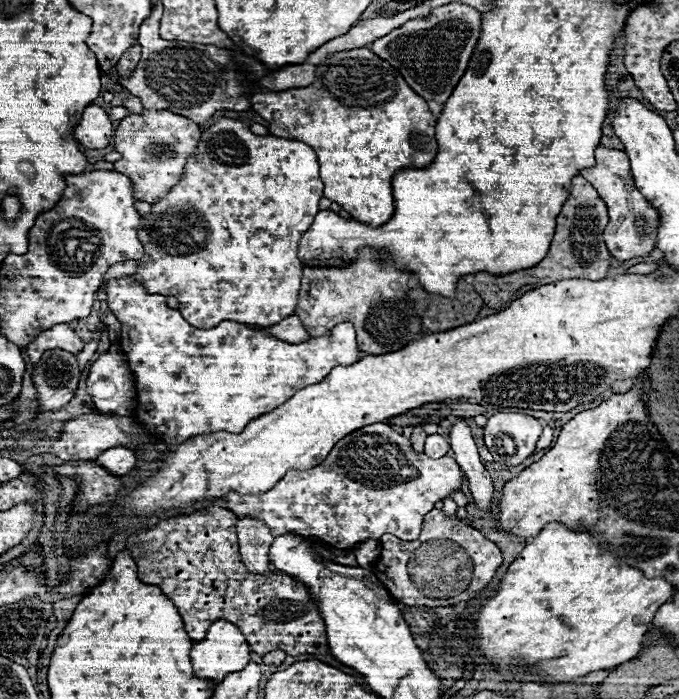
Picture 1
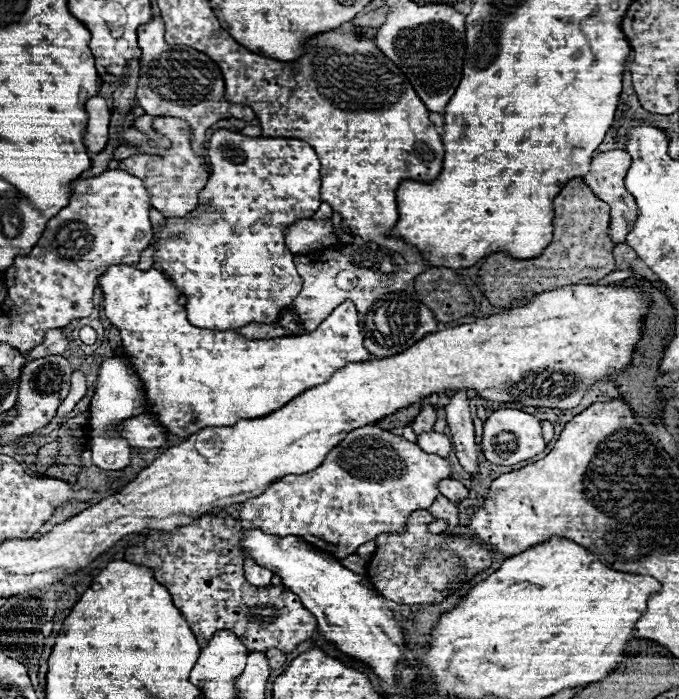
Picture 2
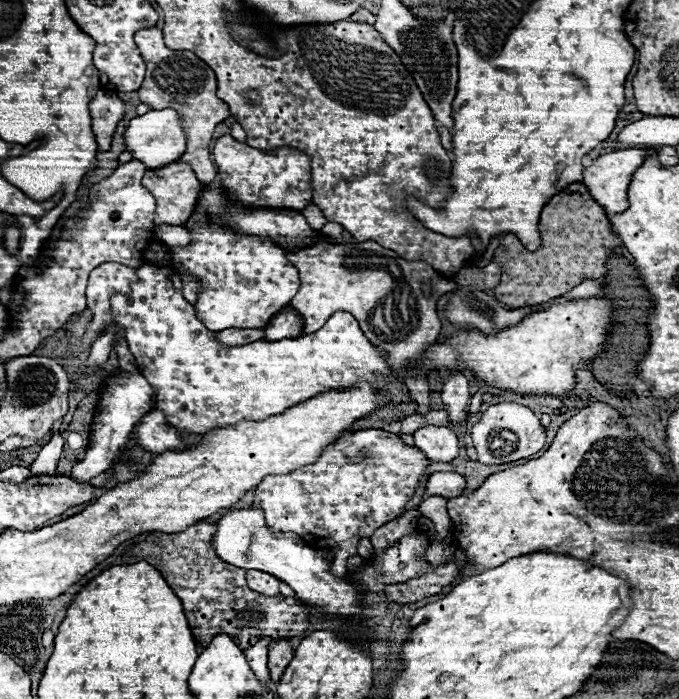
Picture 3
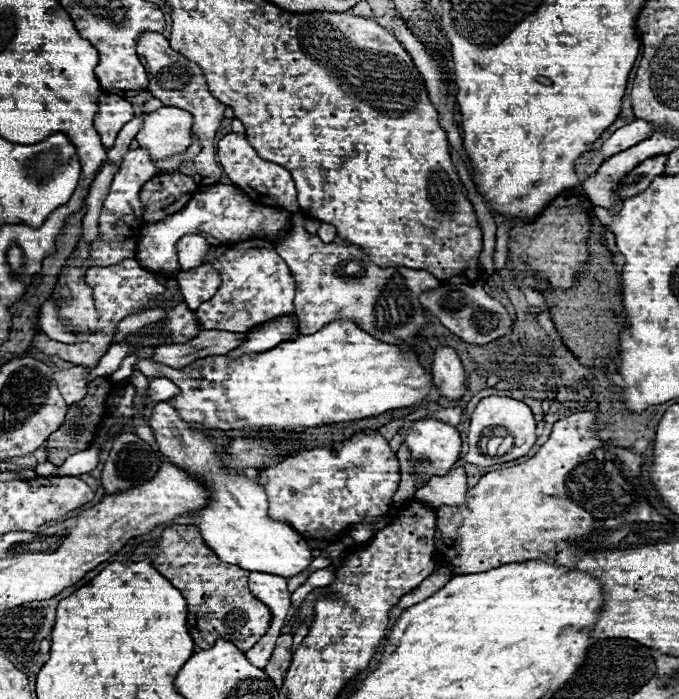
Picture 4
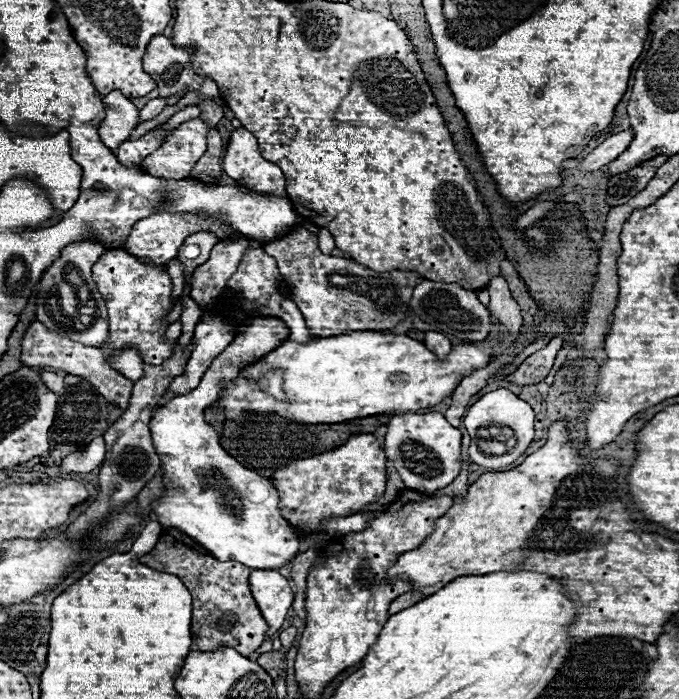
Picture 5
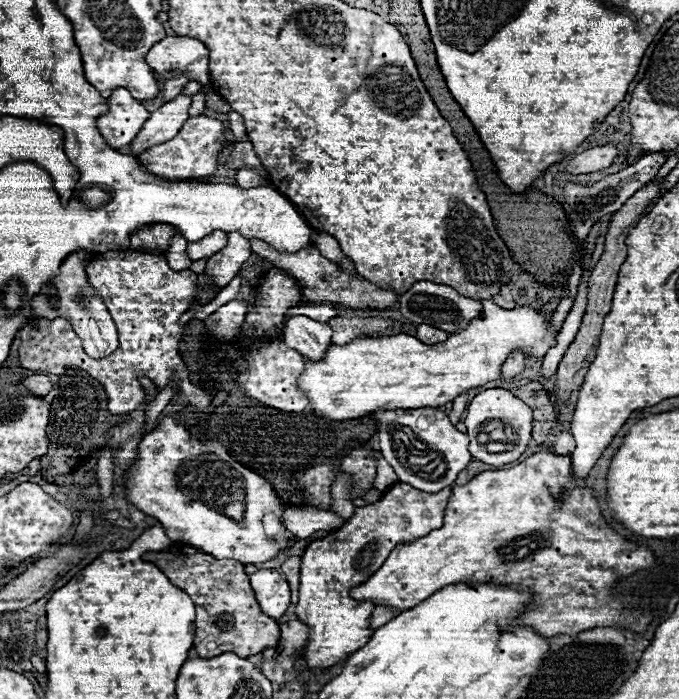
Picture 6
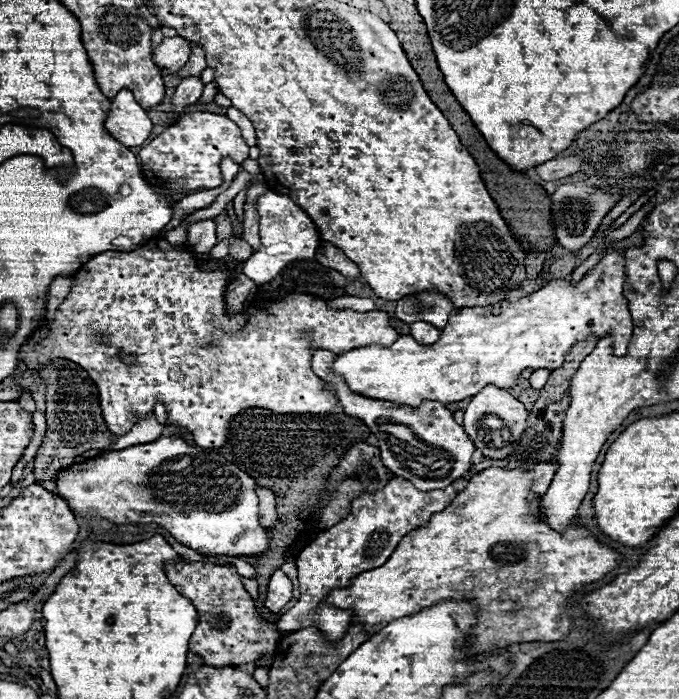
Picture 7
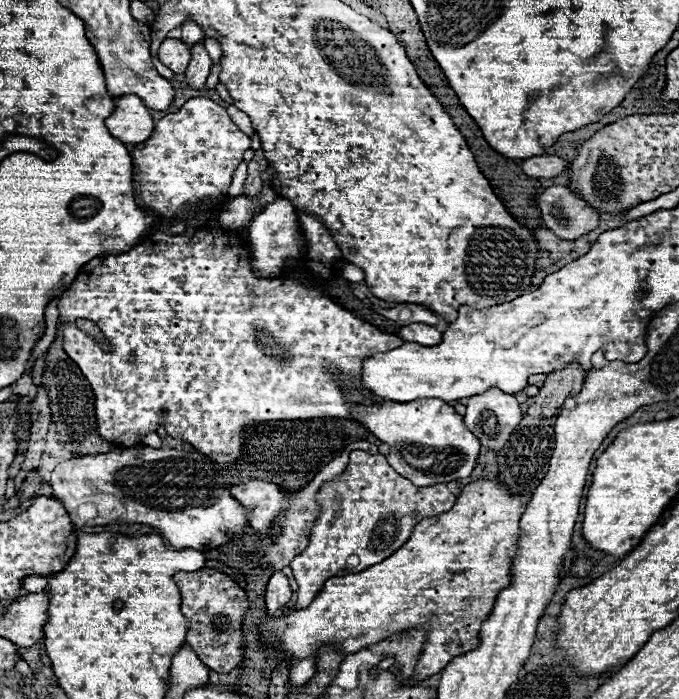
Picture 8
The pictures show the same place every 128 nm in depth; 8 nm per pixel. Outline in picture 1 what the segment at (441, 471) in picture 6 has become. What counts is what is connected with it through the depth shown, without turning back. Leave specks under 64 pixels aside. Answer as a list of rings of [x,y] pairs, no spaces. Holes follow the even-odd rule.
[[[430,434],[426,438],[426,448],[424,448],[424,454],[430,456],[430,458],[440,458],[440,456],[446,456],[450,450],[450,444],[444,436],[440,434]]]

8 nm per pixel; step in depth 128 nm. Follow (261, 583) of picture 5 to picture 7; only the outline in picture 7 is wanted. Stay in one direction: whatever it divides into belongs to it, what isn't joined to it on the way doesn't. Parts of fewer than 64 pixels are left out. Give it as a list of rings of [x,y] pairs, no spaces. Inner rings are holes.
[[[225,556],[225,558],[229,560],[229,562],[234,564],[240,576],[243,576],[245,578],[251,578],[251,573],[253,573],[253,567],[250,564],[244,562],[240,557]],[[276,570],[268,582],[266,608],[272,612],[280,612],[282,606],[290,602],[290,598],[292,598],[292,582],[280,570]]]

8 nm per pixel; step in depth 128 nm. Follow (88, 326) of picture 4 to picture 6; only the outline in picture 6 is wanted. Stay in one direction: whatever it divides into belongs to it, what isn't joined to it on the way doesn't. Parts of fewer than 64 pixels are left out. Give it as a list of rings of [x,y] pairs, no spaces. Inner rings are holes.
[[[174,78],[174,80],[168,80],[168,82],[164,84],[162,100],[164,100],[164,102],[170,102],[170,100],[174,100],[174,98],[180,94],[182,86],[184,86],[184,84],[188,84],[188,82],[190,82],[188,78]],[[74,250],[62,262],[60,274],[42,286],[40,294],[32,298],[30,306],[34,316],[42,316],[46,320],[54,320],[58,316],[66,318],[72,324],[74,332],[84,342],[86,354],[90,354],[92,358],[104,358],[118,348],[118,334],[116,334],[114,320],[110,318],[106,306],[102,304],[102,298],[96,294],[96,290],[90,286],[86,278],[86,266],[92,262],[92,258],[94,258],[94,252]]]

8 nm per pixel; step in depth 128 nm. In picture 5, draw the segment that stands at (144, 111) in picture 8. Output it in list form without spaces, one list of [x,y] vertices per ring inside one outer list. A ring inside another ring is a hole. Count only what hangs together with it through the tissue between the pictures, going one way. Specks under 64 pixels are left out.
[[[118,90],[102,96],[104,108],[106,108],[106,118],[100,122],[100,138],[102,142],[116,150],[124,140],[130,138],[132,130],[136,128],[138,120],[138,108]]]

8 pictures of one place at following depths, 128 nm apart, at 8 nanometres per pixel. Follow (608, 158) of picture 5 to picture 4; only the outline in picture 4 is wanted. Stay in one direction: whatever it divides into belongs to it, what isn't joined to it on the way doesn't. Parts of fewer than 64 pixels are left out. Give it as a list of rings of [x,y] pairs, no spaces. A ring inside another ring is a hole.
[[[634,120],[632,124],[628,126],[622,126],[618,128],[602,146],[602,152],[606,158],[630,148],[630,146],[636,146],[638,142],[650,138],[654,134],[654,124],[650,122],[644,122],[644,120]]]

